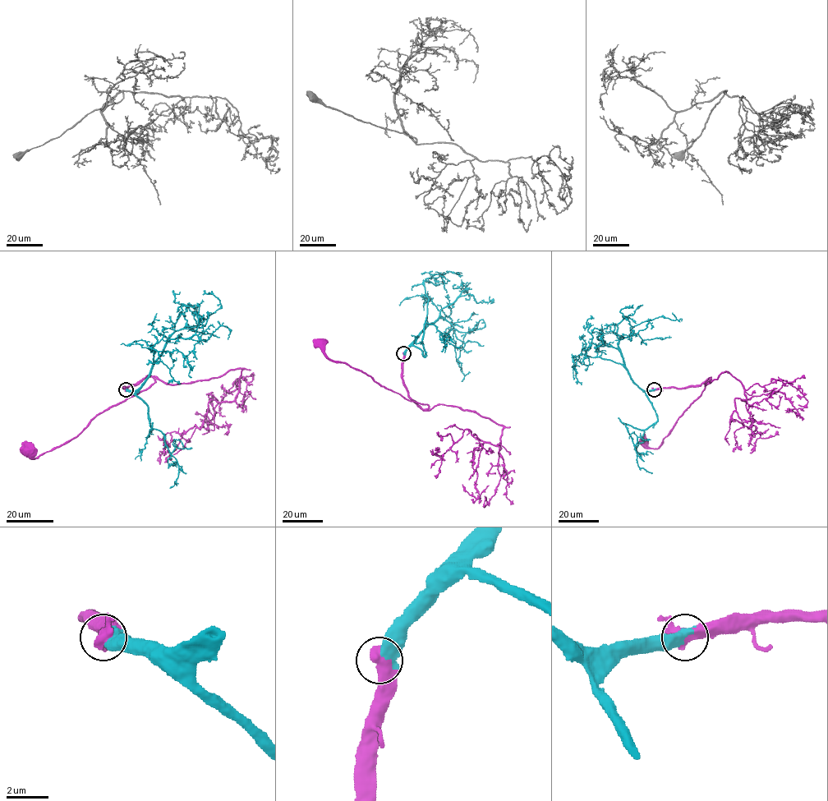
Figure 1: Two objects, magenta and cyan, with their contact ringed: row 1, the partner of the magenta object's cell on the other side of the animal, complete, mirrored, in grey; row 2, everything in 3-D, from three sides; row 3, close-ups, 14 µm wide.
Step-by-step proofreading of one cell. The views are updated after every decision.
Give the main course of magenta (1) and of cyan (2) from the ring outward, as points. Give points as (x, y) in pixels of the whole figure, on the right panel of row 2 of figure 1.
1: (655, 389), (697, 387), (710, 379), (701, 393), (687, 408), (657, 448), (650, 448), (643, 440)
2: (655, 389), (643, 390), (633, 381), (618, 342), (642, 322), (662, 315), (674, 320), (672, 312)

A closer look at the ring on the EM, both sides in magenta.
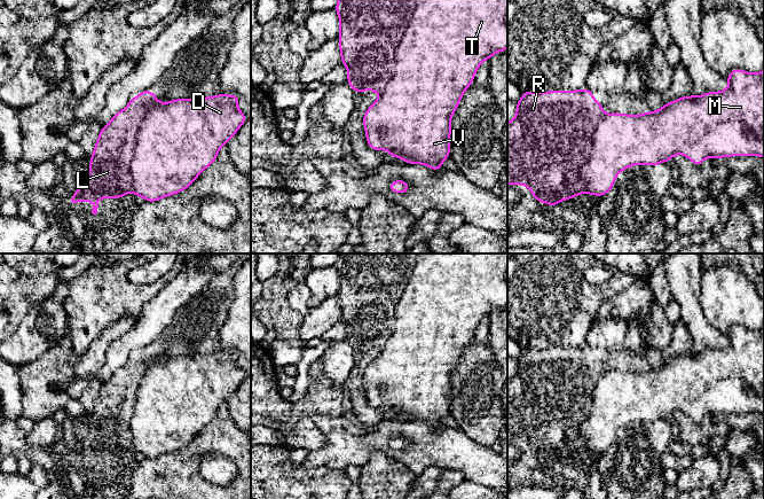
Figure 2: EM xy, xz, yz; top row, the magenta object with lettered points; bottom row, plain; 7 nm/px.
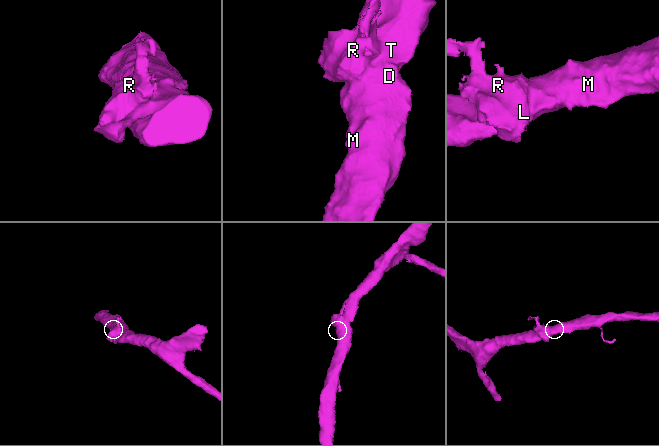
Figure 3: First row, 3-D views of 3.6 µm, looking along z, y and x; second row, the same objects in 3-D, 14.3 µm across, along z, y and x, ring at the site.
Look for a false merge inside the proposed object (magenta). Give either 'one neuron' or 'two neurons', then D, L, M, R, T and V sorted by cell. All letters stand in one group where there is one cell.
one neuron; groups D L M R T V

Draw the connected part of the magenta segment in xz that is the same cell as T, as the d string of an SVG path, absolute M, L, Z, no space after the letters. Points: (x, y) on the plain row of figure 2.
M339 254L334 264L339 272L338 291L340 320L347 325L347 341L357 351L362 348L378 348L378 357L363 372L368 404L373 407L389 407L388 414L399 414L407 421L424 421L433 428L442 426L442 419L450 414L451 374L464 349L474 338L480 321L507 305L507 254Z

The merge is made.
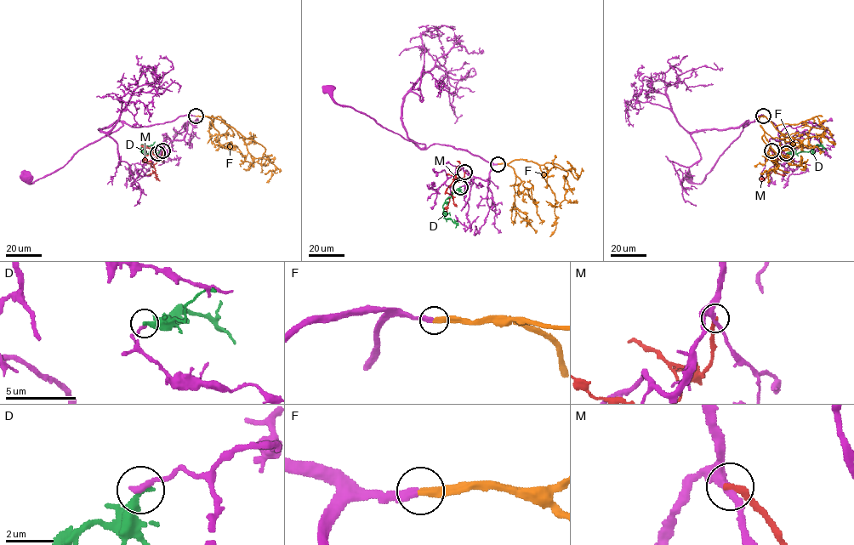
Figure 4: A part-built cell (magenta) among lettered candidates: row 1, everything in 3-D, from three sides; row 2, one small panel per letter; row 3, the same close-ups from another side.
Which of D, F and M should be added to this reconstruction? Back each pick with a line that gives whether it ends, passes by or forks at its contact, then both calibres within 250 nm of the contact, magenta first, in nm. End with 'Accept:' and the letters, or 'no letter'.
F: It ends there. Thickness 320 nm (magenta) against 320 nm
Accept: F

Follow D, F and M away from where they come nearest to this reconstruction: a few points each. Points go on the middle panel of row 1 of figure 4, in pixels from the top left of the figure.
D: (460, 187), (443, 205), (444, 218), (454, 222), (455, 228)
F: (498, 163), (523, 159), (539, 164), (559, 164), (567, 173), (569, 188), (559, 206), (552, 206), (545, 201)
M: (464, 172), (464, 176), (454, 179), (446, 190), (457, 207)

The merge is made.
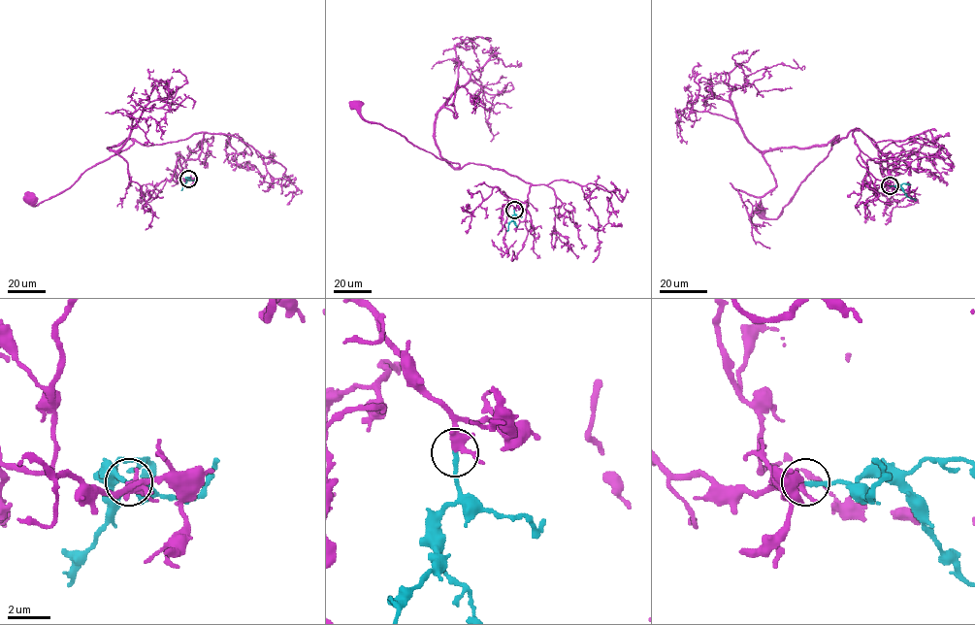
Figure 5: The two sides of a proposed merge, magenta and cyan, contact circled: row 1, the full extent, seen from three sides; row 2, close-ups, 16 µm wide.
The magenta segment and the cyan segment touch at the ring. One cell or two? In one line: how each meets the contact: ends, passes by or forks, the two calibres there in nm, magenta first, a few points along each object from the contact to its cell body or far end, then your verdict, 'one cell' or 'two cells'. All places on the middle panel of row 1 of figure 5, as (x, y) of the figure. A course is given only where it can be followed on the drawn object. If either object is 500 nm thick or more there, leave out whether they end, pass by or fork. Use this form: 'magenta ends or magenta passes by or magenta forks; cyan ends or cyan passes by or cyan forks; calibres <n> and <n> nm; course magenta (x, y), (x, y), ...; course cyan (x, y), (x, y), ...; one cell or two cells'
magenta forks; cyan ends; calibres 320 and 240 nm; course magenta (514, 210), (502, 191), (524, 202), (530, 183), (486, 165), (458, 169), (367, 121), (355, 104); course cyan (514, 210), (506, 231); one cell

